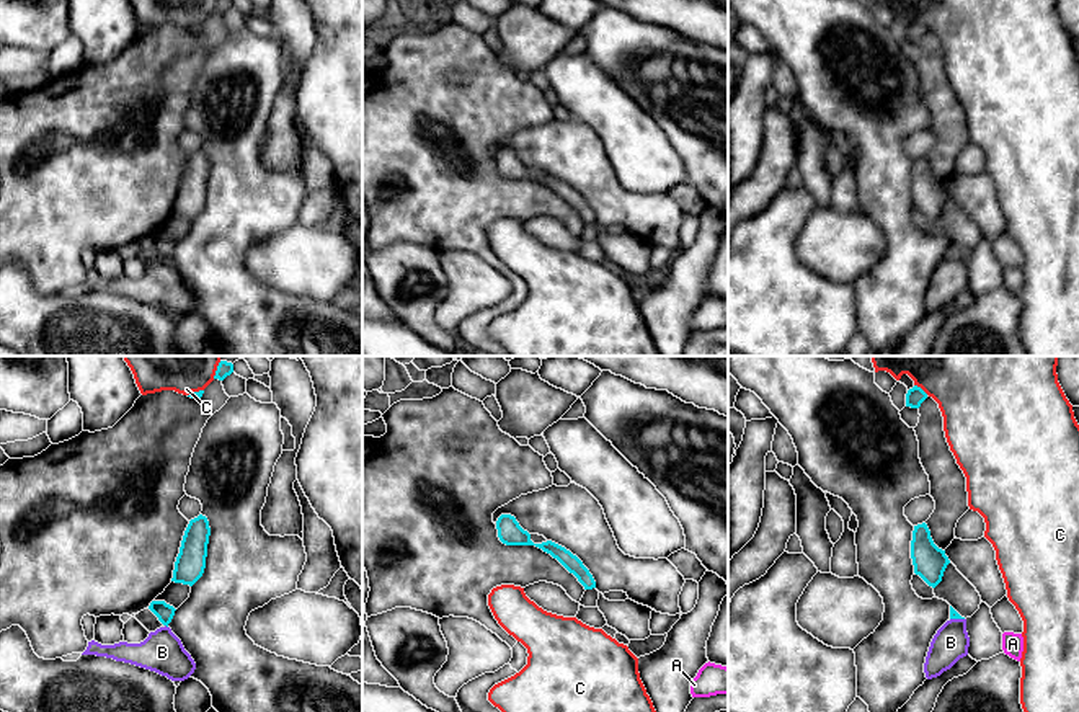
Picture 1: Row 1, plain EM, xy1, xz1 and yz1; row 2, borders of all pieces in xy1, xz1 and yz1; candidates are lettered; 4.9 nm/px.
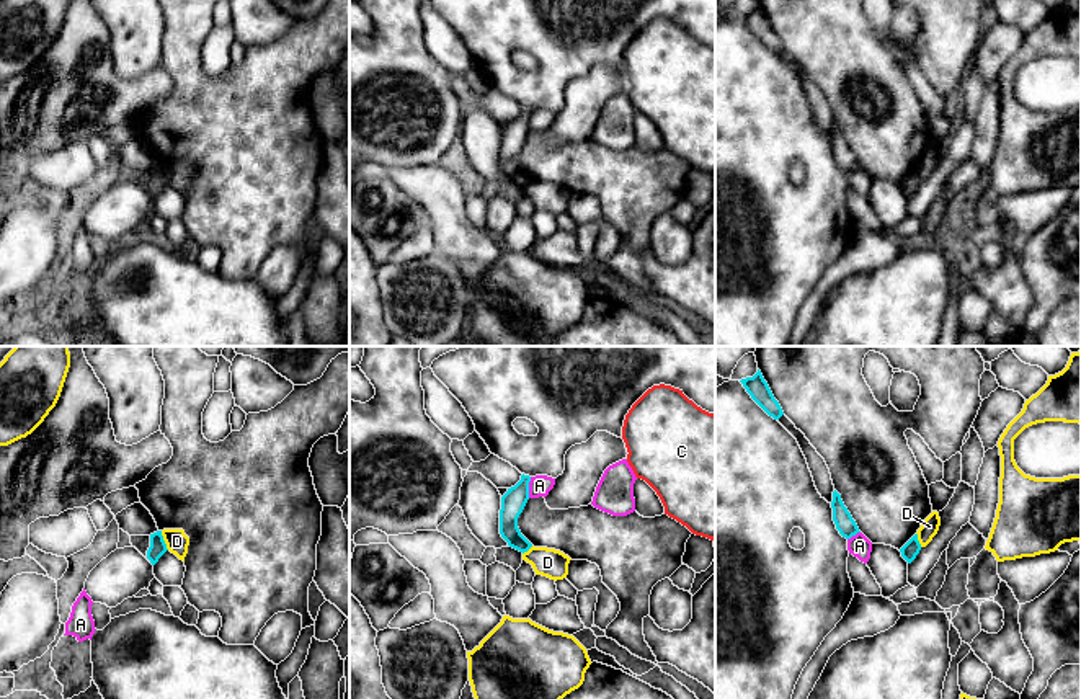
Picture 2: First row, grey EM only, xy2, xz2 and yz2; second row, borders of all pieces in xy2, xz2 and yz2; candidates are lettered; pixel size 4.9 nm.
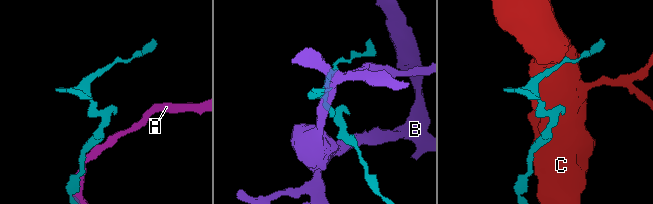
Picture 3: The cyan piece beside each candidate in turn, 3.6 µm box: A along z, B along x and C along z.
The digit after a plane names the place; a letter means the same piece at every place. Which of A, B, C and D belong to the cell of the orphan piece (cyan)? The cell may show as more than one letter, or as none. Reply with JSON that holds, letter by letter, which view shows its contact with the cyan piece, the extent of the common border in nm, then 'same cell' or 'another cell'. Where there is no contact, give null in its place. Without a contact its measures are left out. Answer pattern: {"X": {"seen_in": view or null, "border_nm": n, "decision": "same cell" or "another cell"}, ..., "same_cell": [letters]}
{"A": {"seen_in": "xz2", "border_nm": 110, "decision": "another cell"}, "B": {"seen_in": "yz1", "border_nm": 70, "decision": "another cell"}, "C": {"seen_in": "yz1", "border_nm": 90, "decision": "another cell"}, "D": {"seen_in": "xy2", "border_nm": 100, "decision": "another cell"}, "same_cell": []}

